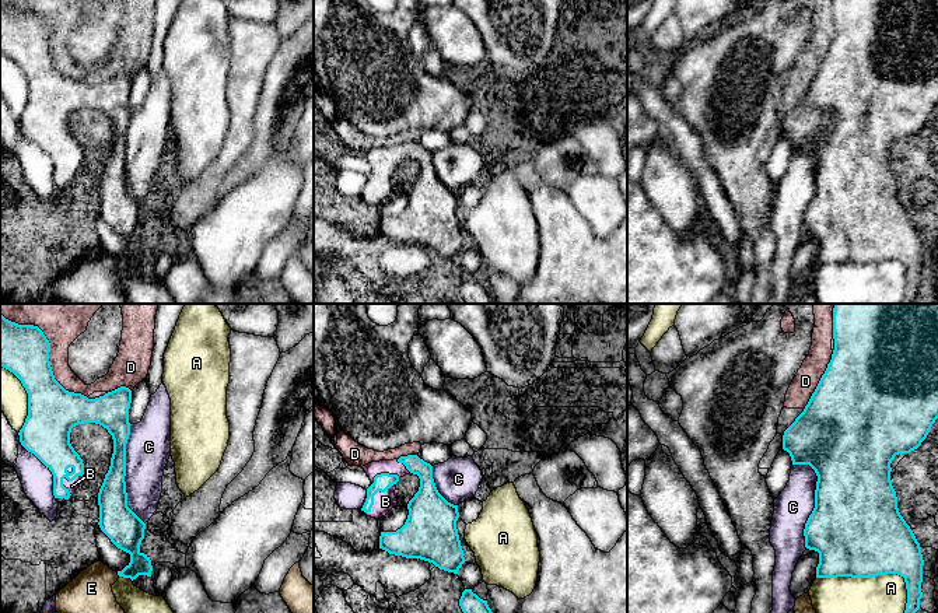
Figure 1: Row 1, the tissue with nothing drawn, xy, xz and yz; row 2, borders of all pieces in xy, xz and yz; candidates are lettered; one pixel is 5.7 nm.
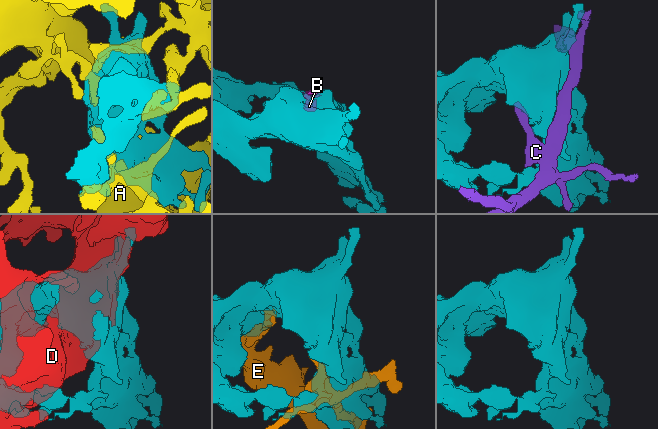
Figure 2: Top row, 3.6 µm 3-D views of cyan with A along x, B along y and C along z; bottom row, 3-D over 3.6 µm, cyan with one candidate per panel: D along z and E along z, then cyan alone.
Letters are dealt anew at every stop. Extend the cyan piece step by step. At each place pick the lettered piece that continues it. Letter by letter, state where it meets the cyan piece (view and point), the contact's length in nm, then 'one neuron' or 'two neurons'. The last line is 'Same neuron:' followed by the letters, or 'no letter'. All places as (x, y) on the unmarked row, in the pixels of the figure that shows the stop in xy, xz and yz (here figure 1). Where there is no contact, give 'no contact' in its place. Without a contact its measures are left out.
A: contact yz (878, 261); length 550 nm; two neurons
B: contact xz (374, 181); length 260 nm; one neuron
C: contact xy (125, 161); length 600 nm; two neurons
D: contact xy (49, 37); length 700 nm; two neurons
E: contact xy (118, 261); length 30 nm; two neurons
Same neuron: B

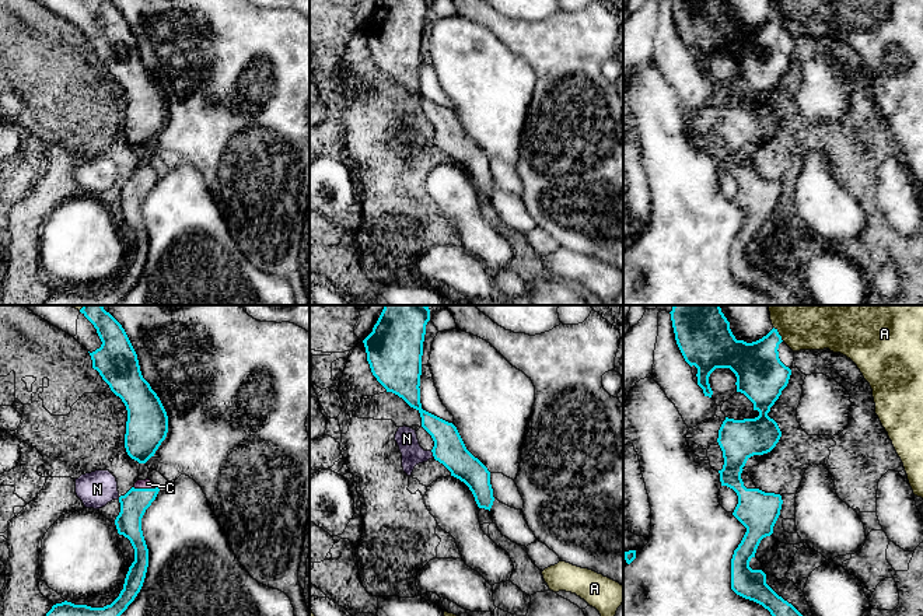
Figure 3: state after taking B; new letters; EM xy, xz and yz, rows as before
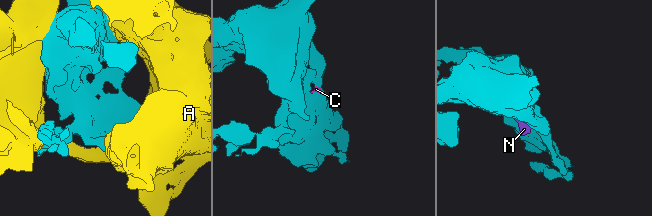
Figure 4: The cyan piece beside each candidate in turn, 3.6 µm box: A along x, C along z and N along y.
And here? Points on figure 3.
A: contact yz (778, 20); length 110 nm; two neurons
C: contact xy (144, 175); length 140 nm; one neuron
N: contact xz (433, 140); length 50 nm; one neuron
Same neuron: C, N

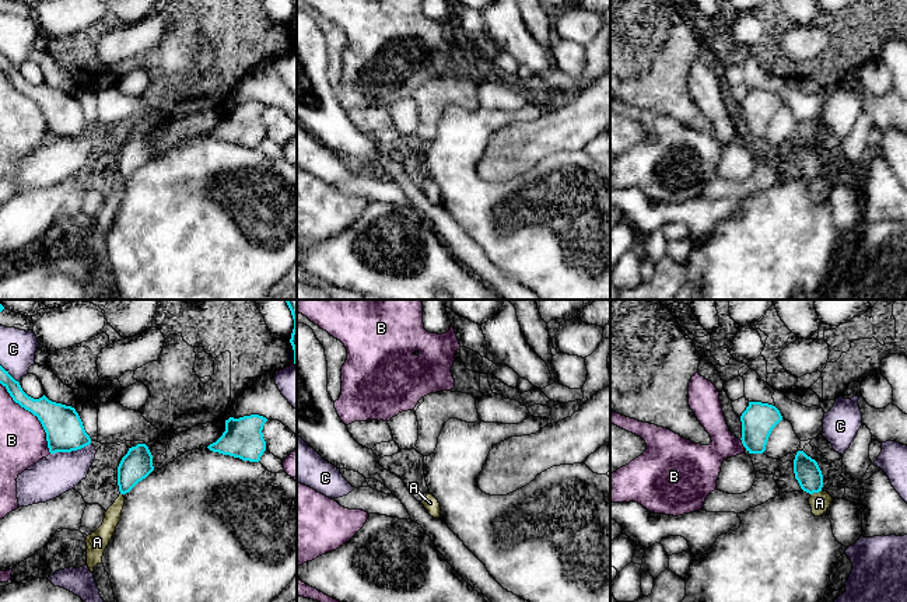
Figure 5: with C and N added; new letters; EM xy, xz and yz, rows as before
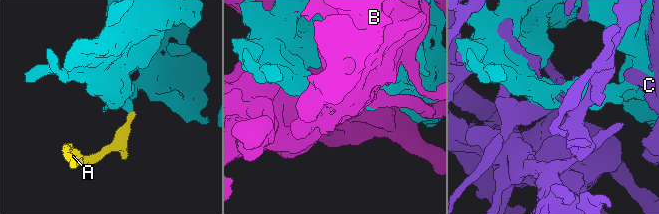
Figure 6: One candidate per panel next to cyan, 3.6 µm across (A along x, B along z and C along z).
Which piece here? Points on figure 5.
A: contact yz (815, 178); length 70 nm; two neurons
B: contact xy (34, 101); length 500 nm; two neurons
C: contact xy (70, 137); length 240 nm; two neurons
Same neuron: no letter

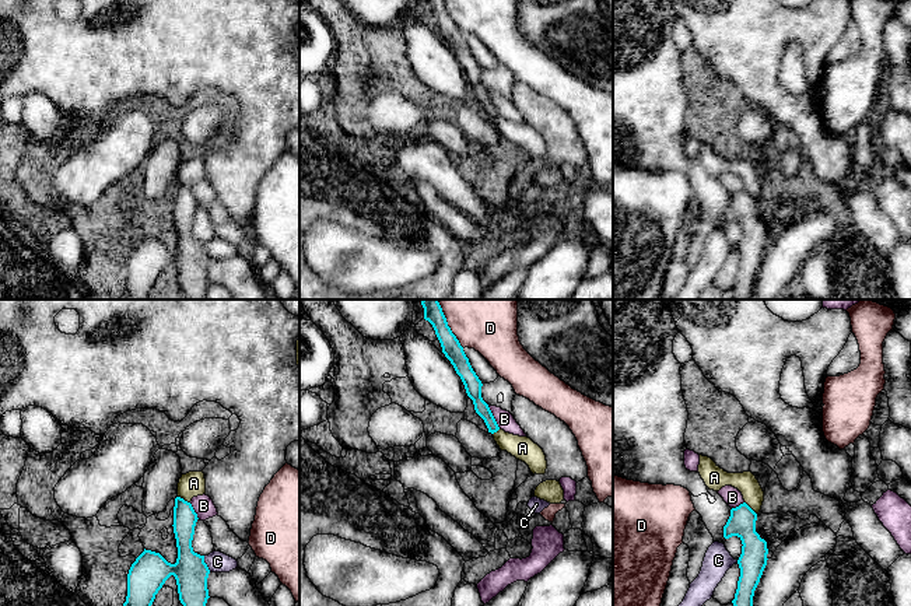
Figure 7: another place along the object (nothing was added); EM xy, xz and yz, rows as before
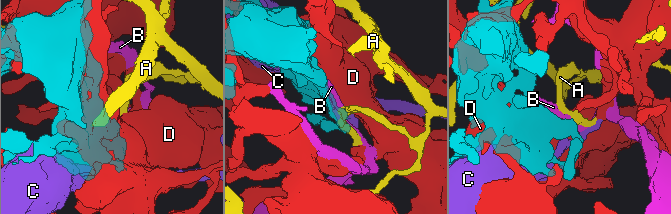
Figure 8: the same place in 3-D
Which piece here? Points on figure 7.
A: contact xy (182, 185); length 80 nm; two neurons
B: contact xz (493, 102); length 150 nm; two neurons
C: contact xy (206, 251); length 100 nm; two neurons
D: contact xz (451, 17); length 240 nm; two neurons
Same neuron: no letter

